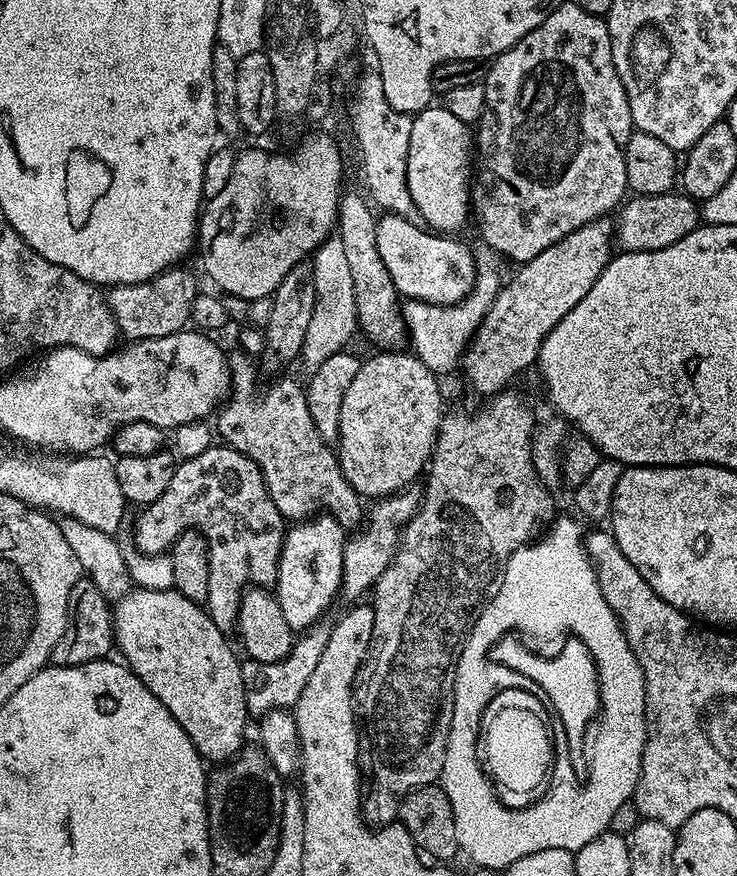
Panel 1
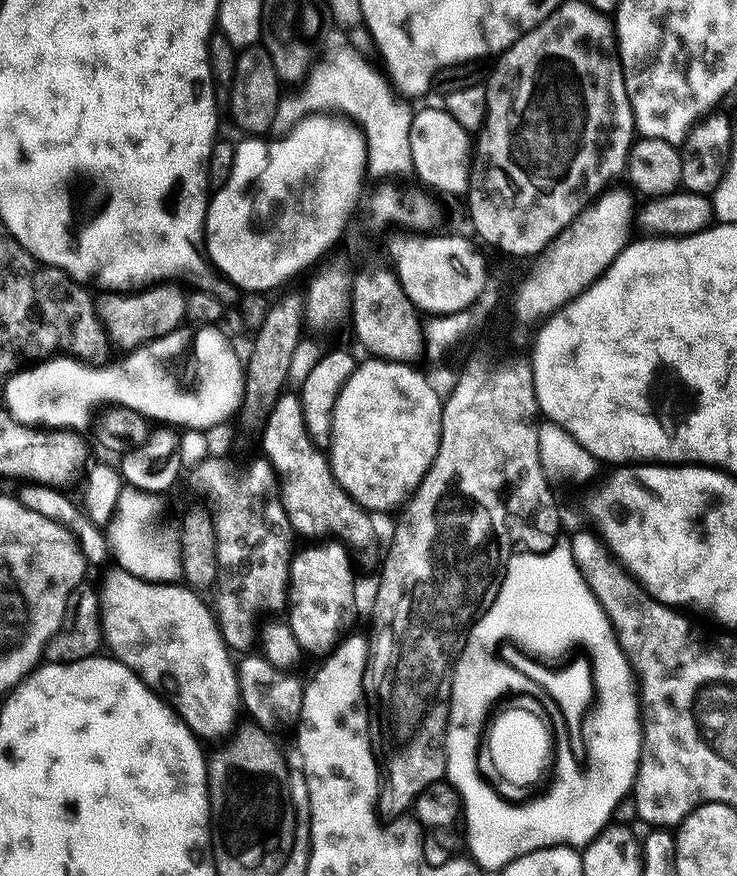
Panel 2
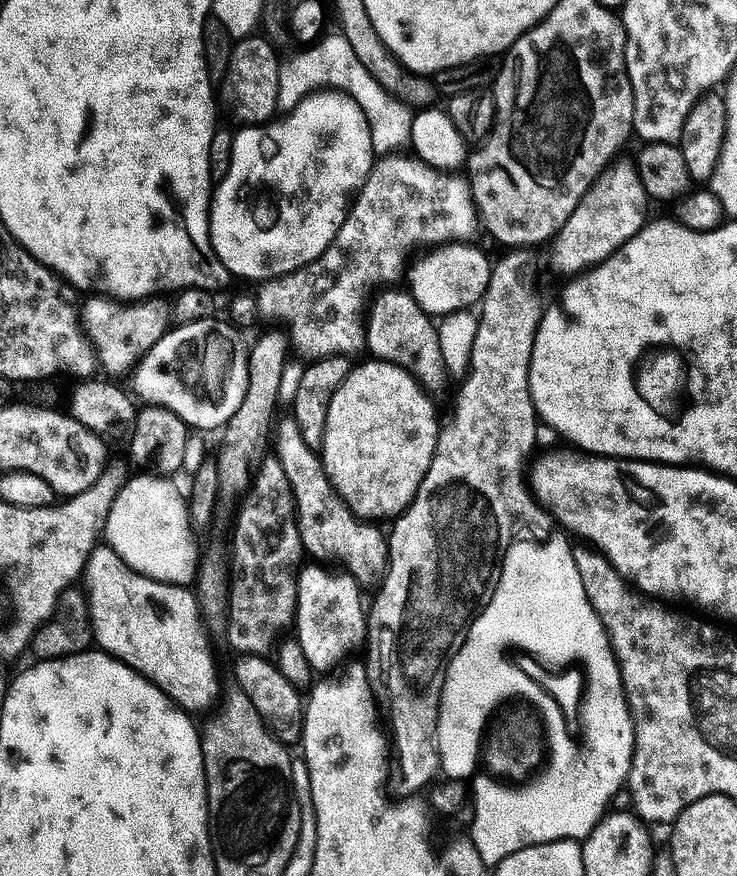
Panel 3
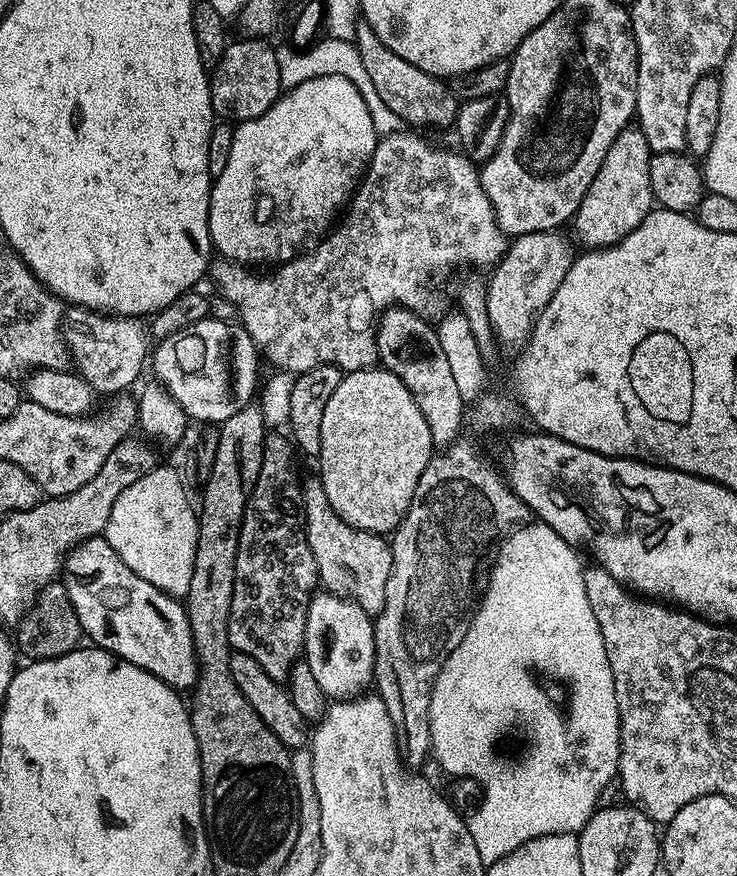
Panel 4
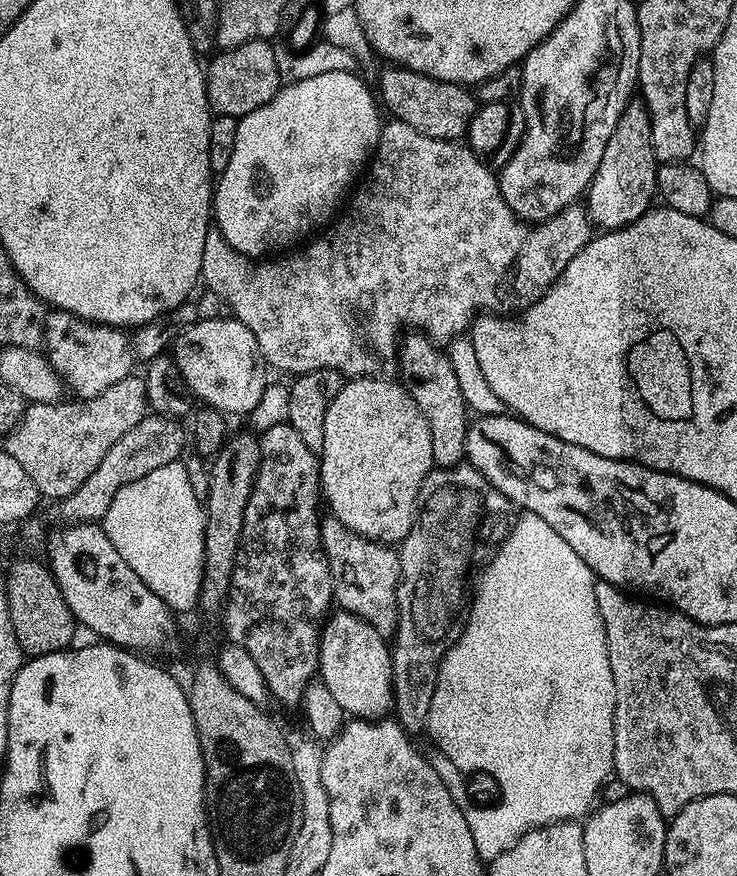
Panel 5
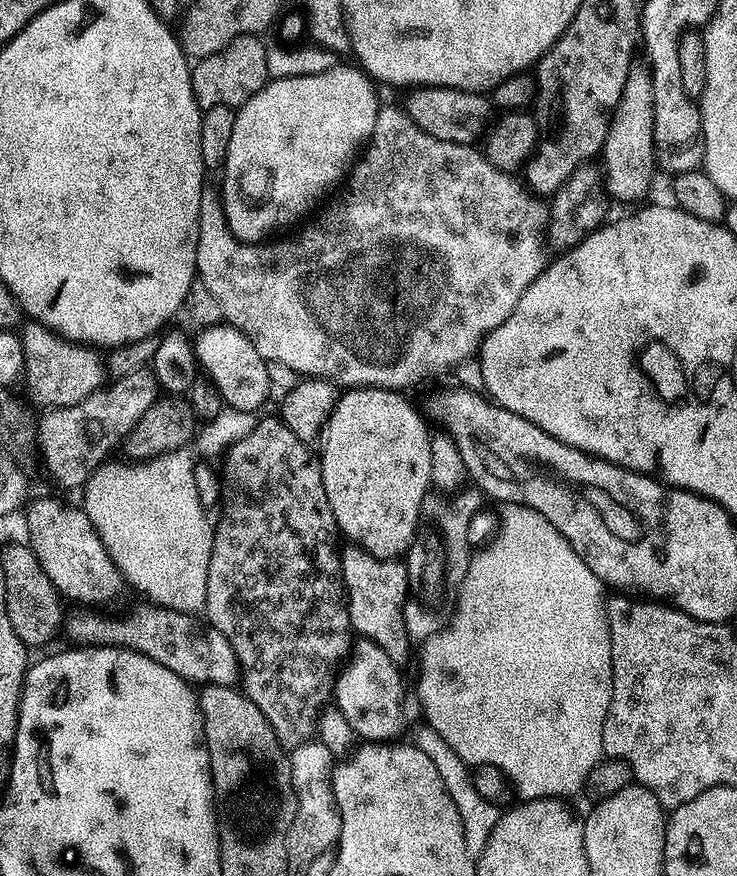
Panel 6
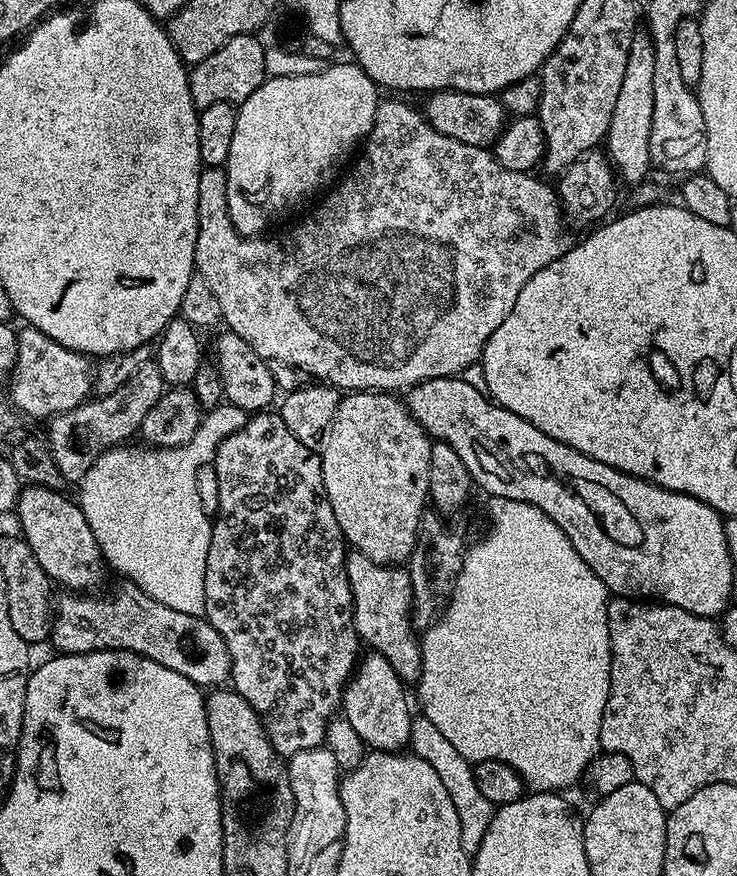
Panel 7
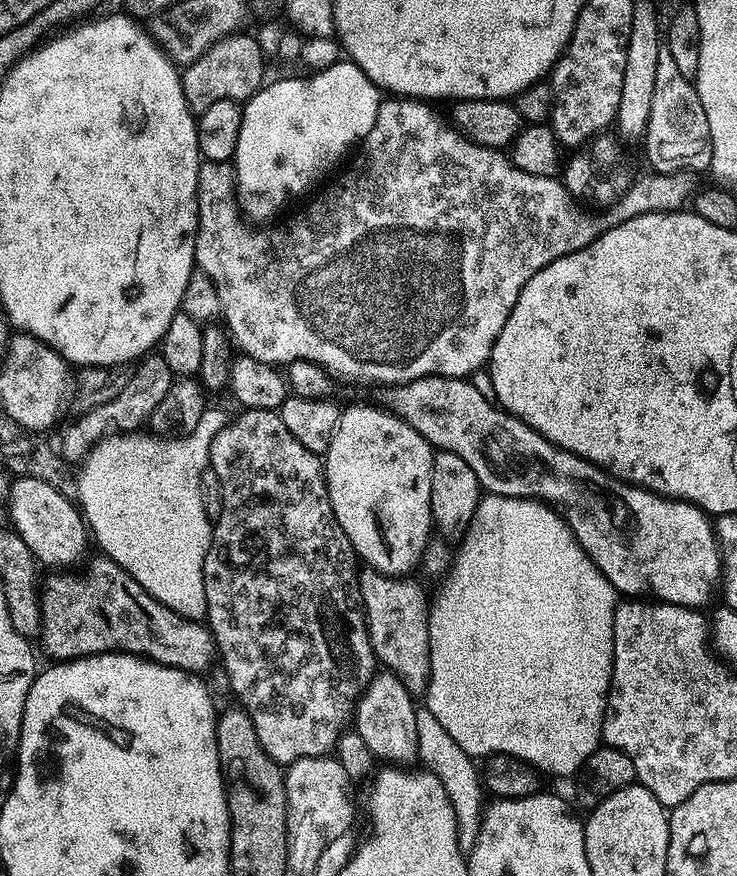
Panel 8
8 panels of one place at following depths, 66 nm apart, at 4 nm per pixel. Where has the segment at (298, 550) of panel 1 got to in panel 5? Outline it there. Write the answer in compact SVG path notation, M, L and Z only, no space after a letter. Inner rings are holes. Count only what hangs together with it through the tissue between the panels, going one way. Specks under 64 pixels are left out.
M336 610L325 619L324 627L320 630L318 676L349 717L378 720L393 711L392 653L389 641L380 636L374 626L354 614Z

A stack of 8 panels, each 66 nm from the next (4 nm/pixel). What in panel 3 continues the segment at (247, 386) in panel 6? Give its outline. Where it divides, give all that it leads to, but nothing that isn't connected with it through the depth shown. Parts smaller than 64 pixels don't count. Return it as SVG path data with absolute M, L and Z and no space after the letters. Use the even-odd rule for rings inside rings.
M209 318L206 320L195 320L189 324L180 324L164 333L164 337L158 342L154 342L152 349L147 352L134 369L134 377L136 376L136 392L144 399L143 403L148 406L165 408L174 414L178 414L178 418L182 418L182 422L188 425L189 429L202 430L198 428L216 428L223 429L224 423L230 418L230 414L234 414L234 410L238 410L238 406L242 406L242 397L246 395L246 382L248 381L248 348L246 340L242 337L241 329L233 326L227 319Z

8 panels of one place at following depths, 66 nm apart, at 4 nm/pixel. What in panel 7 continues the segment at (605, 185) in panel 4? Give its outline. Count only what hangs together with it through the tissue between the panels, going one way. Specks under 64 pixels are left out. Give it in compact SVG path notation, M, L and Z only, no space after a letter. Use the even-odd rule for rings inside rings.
M638 30L630 42L630 58L626 58L626 74L622 77L622 86L618 90L618 102L610 118L606 137L608 144L607 159L611 167L616 168L615 175L631 186L639 186L649 179L648 168L653 167L650 154L650 130L654 122L654 50L656 43L647 31Z

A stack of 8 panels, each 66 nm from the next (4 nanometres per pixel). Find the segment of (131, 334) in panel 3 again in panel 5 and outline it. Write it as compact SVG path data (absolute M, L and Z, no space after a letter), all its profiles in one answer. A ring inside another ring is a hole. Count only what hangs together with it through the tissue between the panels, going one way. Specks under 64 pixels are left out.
M52 310L45 315L42 348L47 355L48 366L61 377L65 389L81 401L102 394L102 390L110 390L114 382L122 382L122 378L134 372L132 345L127 331L111 328L108 324L94 324L69 312Z

